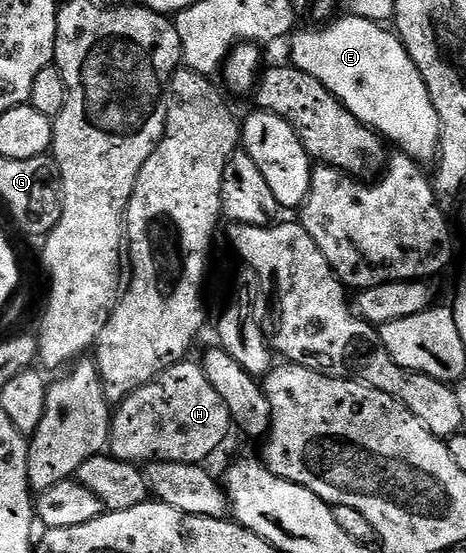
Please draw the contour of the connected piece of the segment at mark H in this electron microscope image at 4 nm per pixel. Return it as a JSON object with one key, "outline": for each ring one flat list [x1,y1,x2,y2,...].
{"outline":[[193,359,180,361,162,373,151,383,139,387,125,401,116,406,111,417,108,448,112,456,120,461,152,463,155,461,182,461,188,465,208,462,208,457,225,441,231,430,231,418,227,403,215,391,211,379,207,379,204,368]]}

